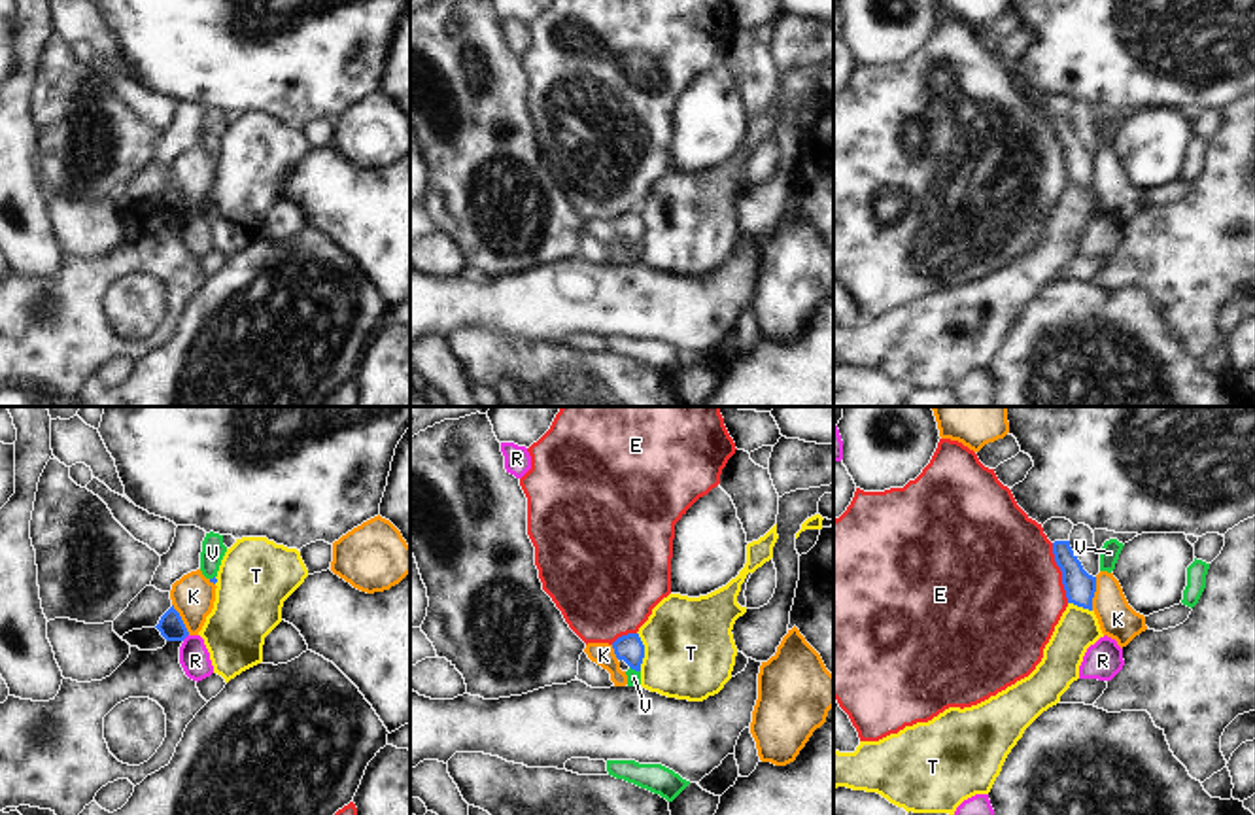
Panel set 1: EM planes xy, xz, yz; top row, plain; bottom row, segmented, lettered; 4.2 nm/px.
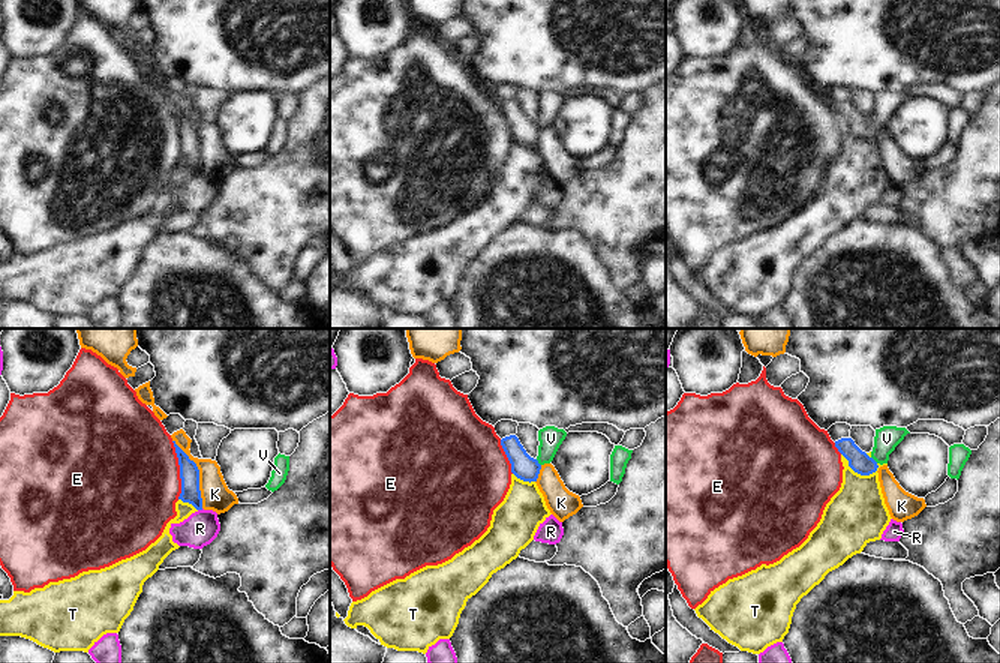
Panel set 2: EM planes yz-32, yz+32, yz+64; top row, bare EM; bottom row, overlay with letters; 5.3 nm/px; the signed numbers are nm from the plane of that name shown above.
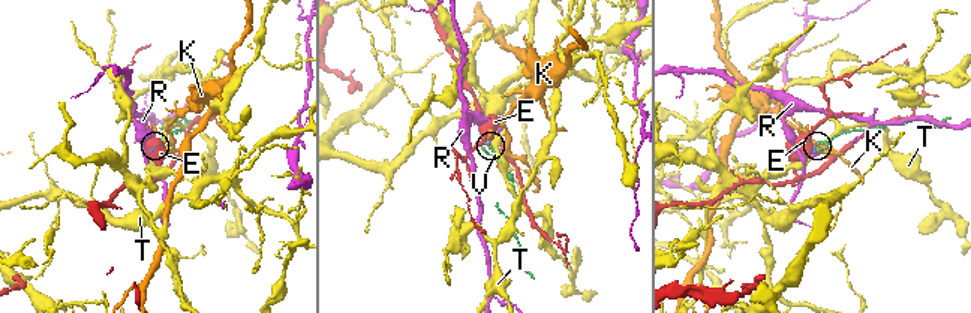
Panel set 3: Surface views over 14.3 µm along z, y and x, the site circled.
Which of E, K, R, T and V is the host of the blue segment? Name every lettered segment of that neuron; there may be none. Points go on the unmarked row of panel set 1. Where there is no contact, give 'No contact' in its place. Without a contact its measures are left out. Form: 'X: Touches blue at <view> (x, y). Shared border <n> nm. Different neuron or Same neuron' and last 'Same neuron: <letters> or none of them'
E: Touches blue at yz (1063, 150). Shared border 260 nm. Different neuron
K: Touches blue at yz (1093, 171). Shared border 150 nm. Different neuron
R: Touches blue at xy (184, 214). Shared border 40 nm. Different neuron
T: Touches blue at xz (643, 227). Shared border 170 nm. Different neuron
V: Touches blue at xz (636, 246). Shared border 50 nm. Same neuron
Same neuron: V

